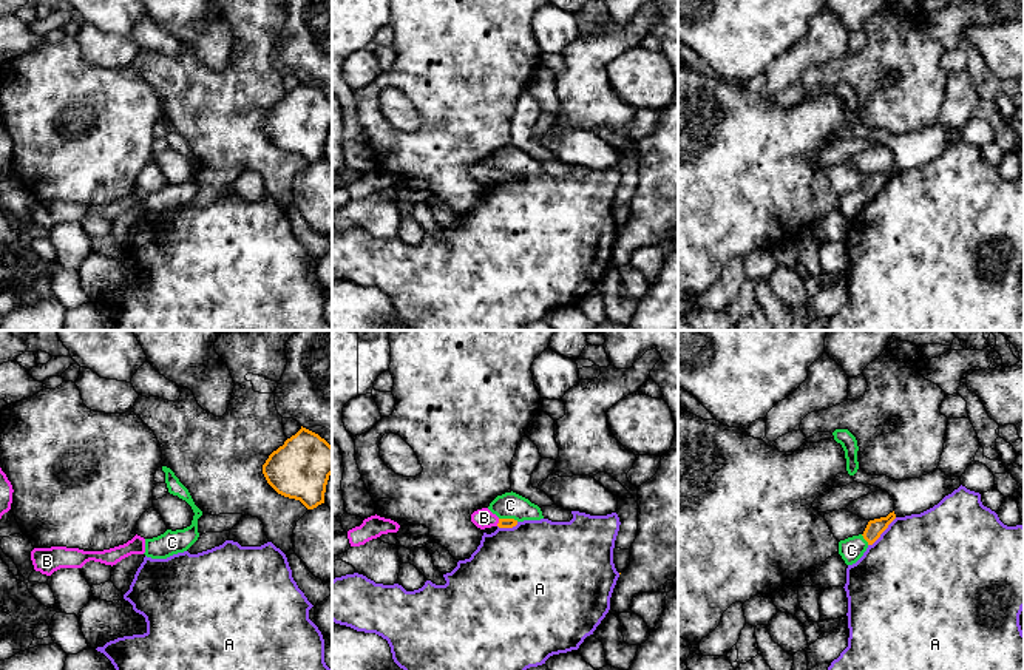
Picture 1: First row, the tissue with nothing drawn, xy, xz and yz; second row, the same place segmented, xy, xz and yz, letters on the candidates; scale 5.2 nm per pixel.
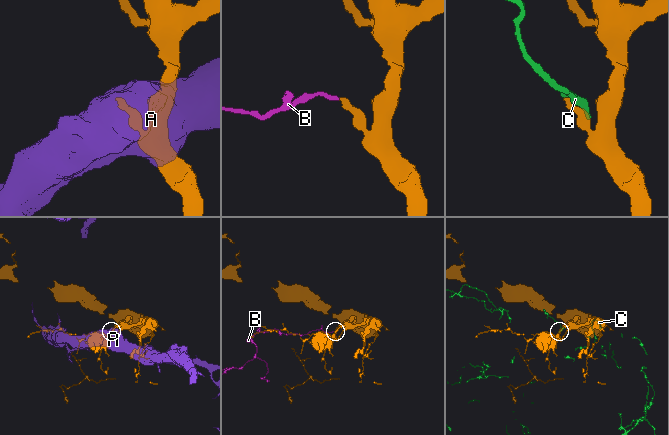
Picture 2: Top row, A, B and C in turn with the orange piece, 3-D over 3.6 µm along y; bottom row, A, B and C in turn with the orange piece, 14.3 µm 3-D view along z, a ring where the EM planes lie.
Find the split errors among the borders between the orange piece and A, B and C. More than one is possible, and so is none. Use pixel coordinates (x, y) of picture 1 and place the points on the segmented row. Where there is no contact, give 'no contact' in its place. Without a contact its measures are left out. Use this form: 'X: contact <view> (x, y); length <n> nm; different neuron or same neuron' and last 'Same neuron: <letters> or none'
A: contact yz (882, 531); length 220 nm; different neuron
B: contact xz (499, 522); length 40 nm; same neuron
C: contact xz (508, 519); length 110 nm; different neuron
Same neuron: B

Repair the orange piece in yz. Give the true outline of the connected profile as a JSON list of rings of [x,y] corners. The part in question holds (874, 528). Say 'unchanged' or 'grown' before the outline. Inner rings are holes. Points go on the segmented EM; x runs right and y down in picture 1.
unchanged | [[[893,511],[887,517],[870,520],[862,534],[868,545],[873,545],[894,519],[896,514]]]

